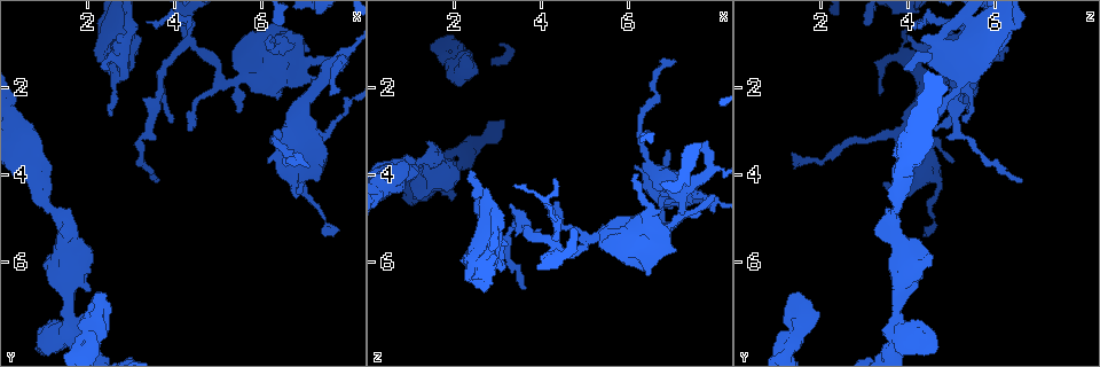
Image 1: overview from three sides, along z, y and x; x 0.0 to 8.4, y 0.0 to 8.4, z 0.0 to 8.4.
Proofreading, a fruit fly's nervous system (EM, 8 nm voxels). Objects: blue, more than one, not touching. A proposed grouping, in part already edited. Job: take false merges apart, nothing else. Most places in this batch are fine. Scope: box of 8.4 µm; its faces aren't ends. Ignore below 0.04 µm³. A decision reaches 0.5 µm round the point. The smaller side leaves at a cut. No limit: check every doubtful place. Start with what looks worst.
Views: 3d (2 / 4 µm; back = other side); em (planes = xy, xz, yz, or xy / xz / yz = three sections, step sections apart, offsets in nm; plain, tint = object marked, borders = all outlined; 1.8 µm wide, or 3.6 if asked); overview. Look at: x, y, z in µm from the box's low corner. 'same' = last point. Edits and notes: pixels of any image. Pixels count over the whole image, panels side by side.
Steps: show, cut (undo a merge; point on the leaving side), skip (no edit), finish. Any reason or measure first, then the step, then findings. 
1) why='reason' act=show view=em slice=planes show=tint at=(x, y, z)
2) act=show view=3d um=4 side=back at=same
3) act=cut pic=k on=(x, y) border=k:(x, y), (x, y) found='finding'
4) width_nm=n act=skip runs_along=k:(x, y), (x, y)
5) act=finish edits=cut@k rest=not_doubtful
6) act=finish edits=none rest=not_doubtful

why='thick turns thin' act=show view=em slice=planes show=plain at=(1.60, 7.60, 3.75)

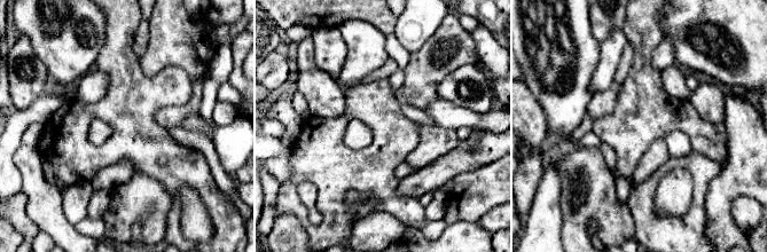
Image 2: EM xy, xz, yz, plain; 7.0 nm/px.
why='what lies round it' act=show view=em slice=planes show=borders at=same

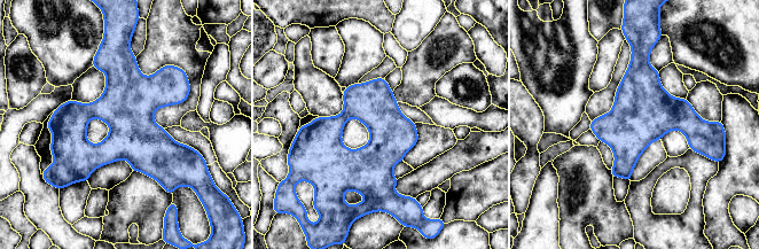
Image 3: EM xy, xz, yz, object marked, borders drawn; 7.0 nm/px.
act=skip found='one cell here'

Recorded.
why='sharp bend' act=show view=em slice=xz step=16 show=plain at=(5.05, 1.60, 5.60)

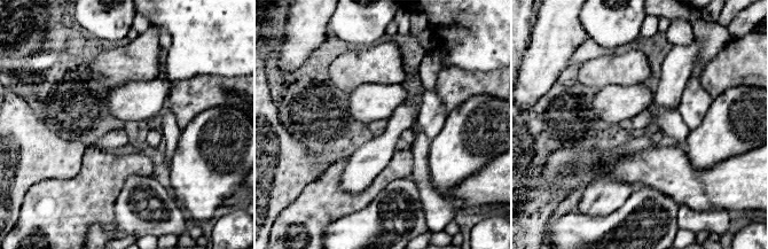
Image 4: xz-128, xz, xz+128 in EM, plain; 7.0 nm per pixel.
why='with the object marked' act=show view=em slice=xz step=16 show=tint at=same

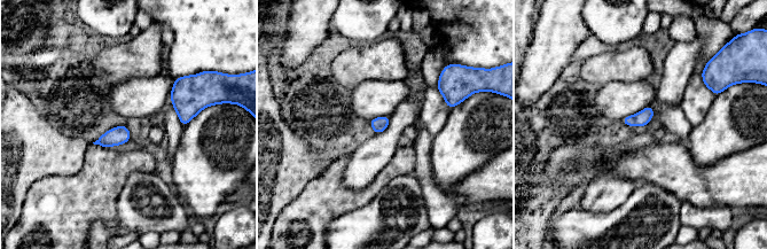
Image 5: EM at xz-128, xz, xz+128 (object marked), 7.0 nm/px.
act=skip found='all the same cell'

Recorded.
act=show view=em um=3.6 slice=planes show=tint at=(0.75, 3.20, 4.05)

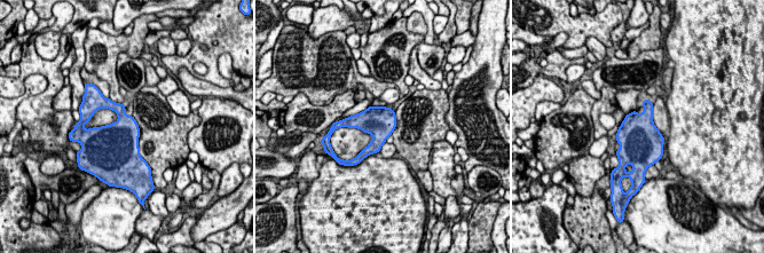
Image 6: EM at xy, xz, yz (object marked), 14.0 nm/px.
width_nm=440 act=skip found='one cell here'

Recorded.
why='thick turns thin' act=show view=em slice=xz step=4 show=plain at=(0.80, 4.35, 3.80)

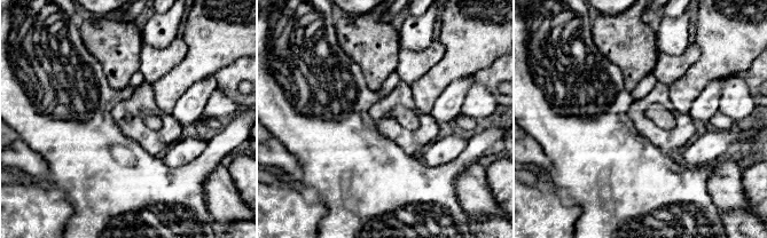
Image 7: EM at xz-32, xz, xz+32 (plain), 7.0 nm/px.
act=show view=em slice=xz step=4 show=tint at=same

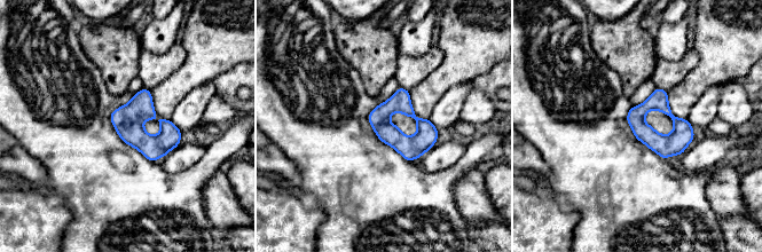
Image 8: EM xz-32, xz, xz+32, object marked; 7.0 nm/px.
width_nm=140 act=skip runs_along=8:(371, 116), (399, 141), (434, 136) found='all the same cell'

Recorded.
why='sudden change in width' act=show view=em slice=planes show=tint at=(1.55, 5.70, 3.80)

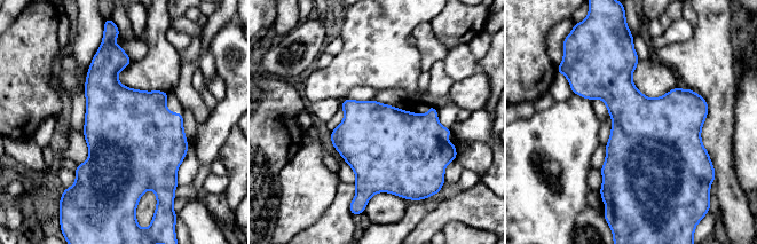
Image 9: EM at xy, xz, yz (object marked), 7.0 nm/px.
act=skip found='one cell here'

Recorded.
why='a narrow waist' act=show view=em slice=planes show=tint at=(4.45, 0.95, 5.70)

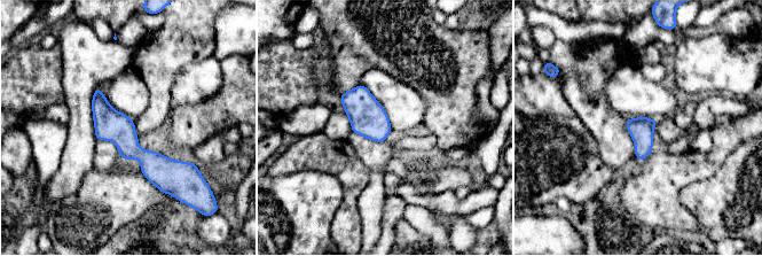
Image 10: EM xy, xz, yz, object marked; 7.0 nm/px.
width_nm=160 act=skip found='all the same cell'

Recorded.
why='thick turns thin' act=show view=em slice=planes show=plain at=(1.55, 6.65, 3.75)

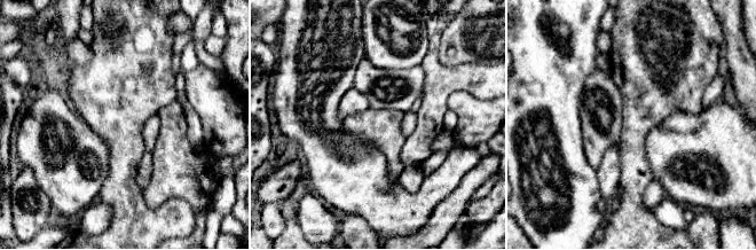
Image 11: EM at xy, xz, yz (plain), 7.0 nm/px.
act=show view=em slice=planes show=tint at=same

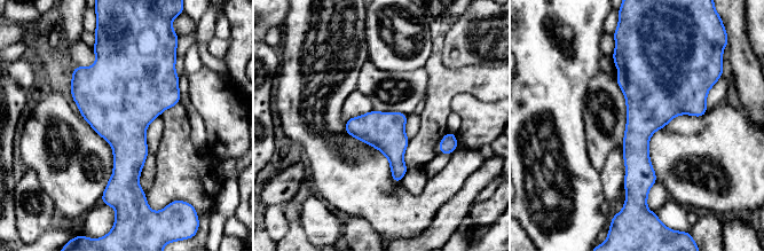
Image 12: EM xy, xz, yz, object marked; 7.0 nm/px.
act=skip found='all the same cell'

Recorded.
act=finish edits=none rest=not_doubtful

